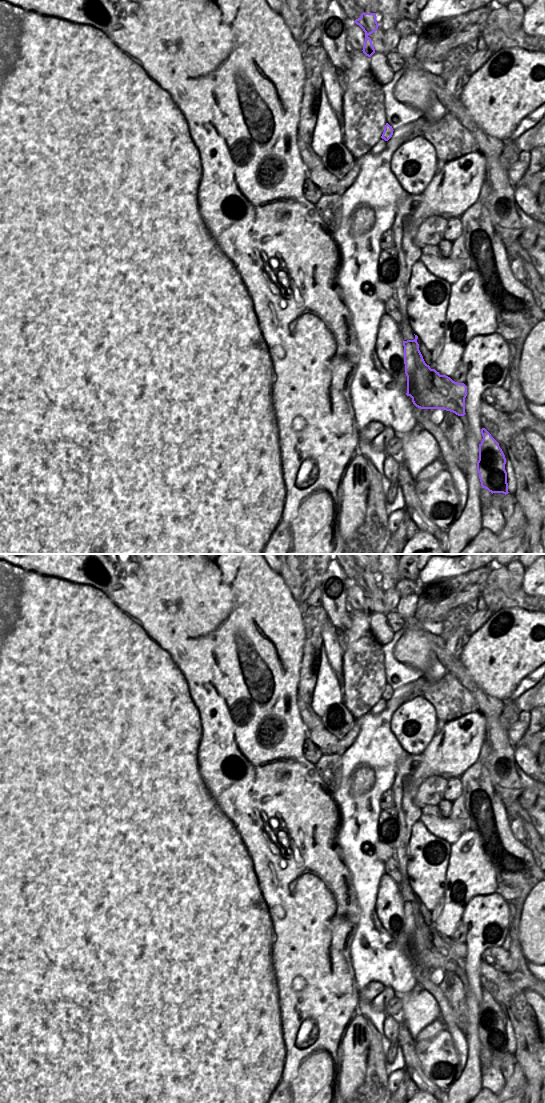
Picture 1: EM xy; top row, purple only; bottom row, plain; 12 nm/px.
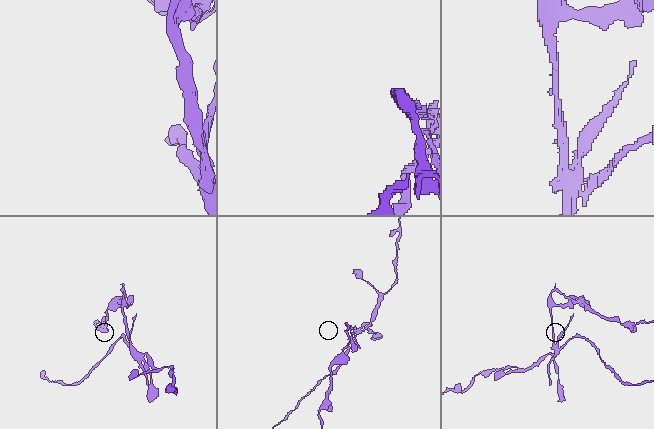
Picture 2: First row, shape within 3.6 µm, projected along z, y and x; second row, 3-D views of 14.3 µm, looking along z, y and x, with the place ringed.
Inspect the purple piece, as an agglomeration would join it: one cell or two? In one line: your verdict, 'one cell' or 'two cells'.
two cells

